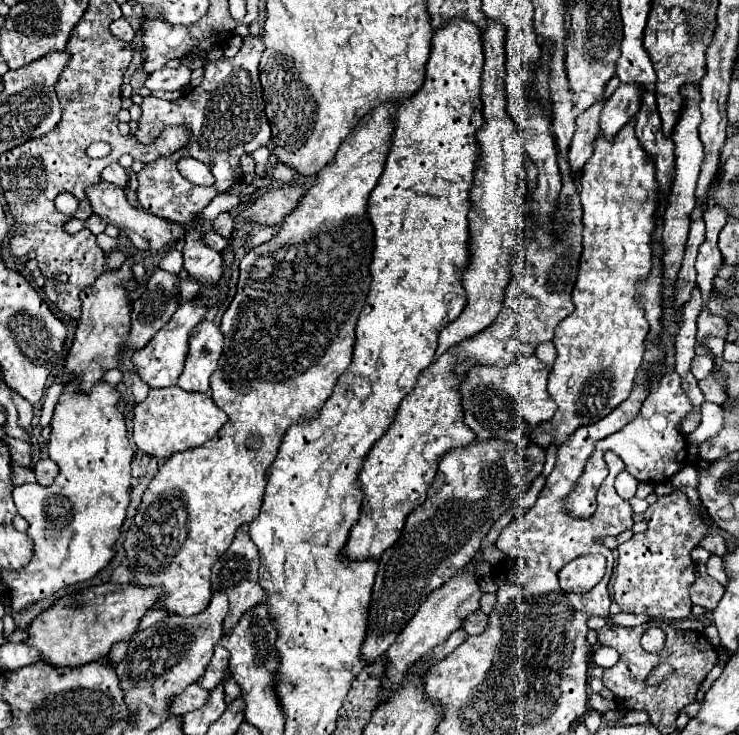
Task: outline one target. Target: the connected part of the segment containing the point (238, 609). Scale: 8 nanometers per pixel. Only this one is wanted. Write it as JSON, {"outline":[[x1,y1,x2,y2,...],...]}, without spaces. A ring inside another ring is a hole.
{"outline":[[243,525,243,527,239,527,239,531,237,531,233,543,231,543,231,547,215,563,213,575,211,575,213,589,225,591,227,599,229,599,229,615,225,617,225,623,223,623,225,633,239,623,239,619,241,619,243,613,247,613,251,607,255,607,255,605,261,603,263,591,259,591,259,585,257,585,257,569,259,569,259,553,257,553,255,543,249,537,249,527]]}

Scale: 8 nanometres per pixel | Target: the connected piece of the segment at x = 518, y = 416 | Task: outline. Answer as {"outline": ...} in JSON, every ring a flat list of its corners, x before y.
{"outline":[[535,355,517,357,507,367,471,367,467,371,467,379,459,389,465,425,475,431,479,441,499,437,519,443,519,447,527,447,531,443,527,425,539,425,551,419,555,413,555,401,551,395,547,395,547,375,549,367]]}

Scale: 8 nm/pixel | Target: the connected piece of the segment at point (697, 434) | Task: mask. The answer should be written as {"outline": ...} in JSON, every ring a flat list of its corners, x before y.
{"outline":[[705,401,701,406,701,422,688,436,687,444,699,444,716,435,723,427,723,409,720,405]]}

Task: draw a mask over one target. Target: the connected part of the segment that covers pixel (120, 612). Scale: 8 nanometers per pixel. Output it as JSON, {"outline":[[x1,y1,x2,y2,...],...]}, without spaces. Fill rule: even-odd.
{"outline":[[103,583,79,593,61,597,53,607,43,611,29,627,27,645,41,651,43,661,57,667,79,667,107,657,113,643,129,641,139,629,139,621,149,609,159,605,163,589,143,585]]}

